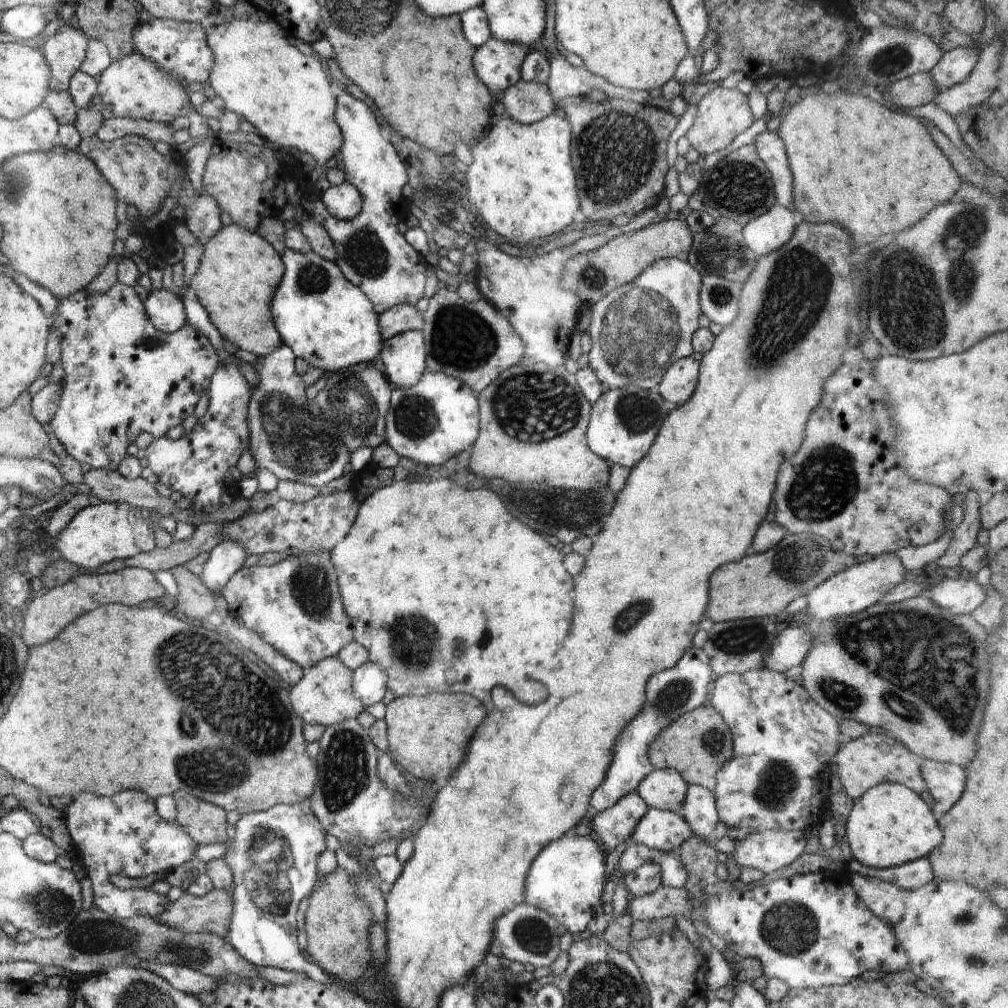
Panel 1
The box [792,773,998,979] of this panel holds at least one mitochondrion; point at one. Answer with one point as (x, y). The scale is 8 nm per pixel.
(972, 959)

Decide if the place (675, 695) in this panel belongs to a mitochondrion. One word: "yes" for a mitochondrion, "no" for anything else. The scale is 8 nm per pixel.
yes

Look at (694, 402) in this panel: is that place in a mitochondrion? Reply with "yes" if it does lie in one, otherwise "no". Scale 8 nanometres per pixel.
no

